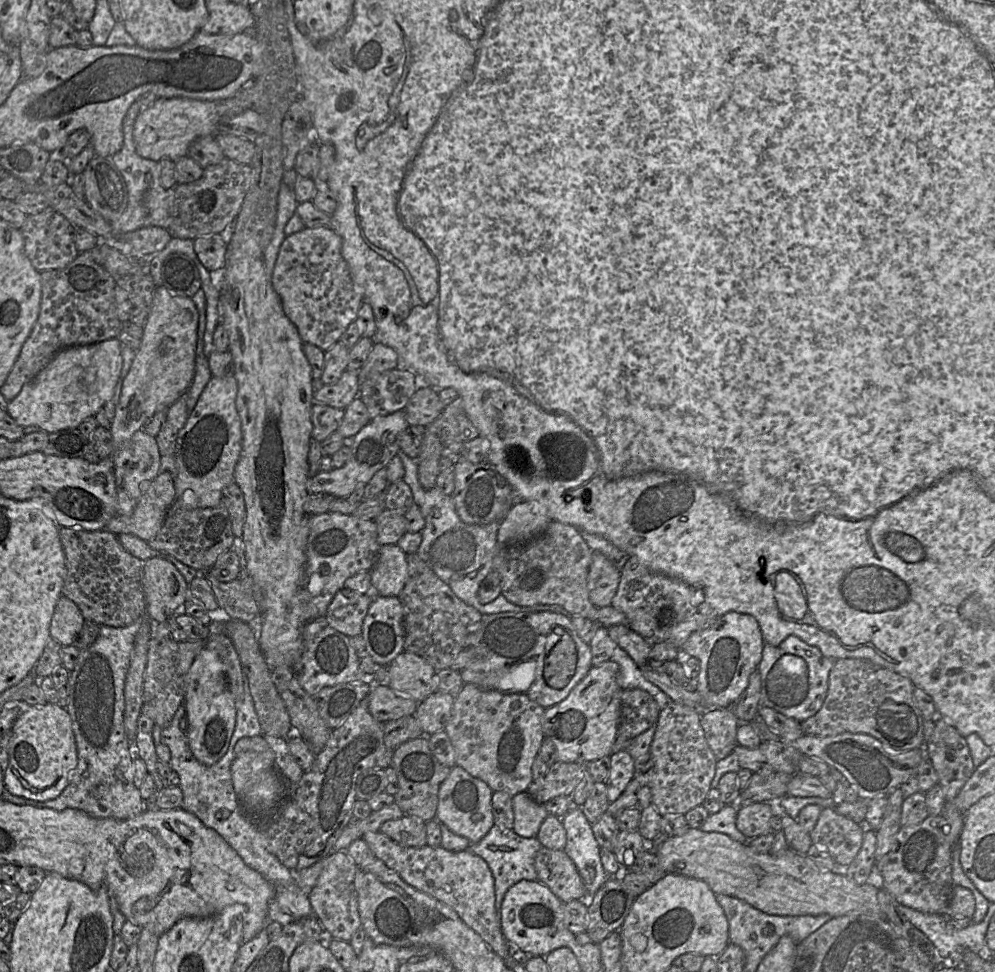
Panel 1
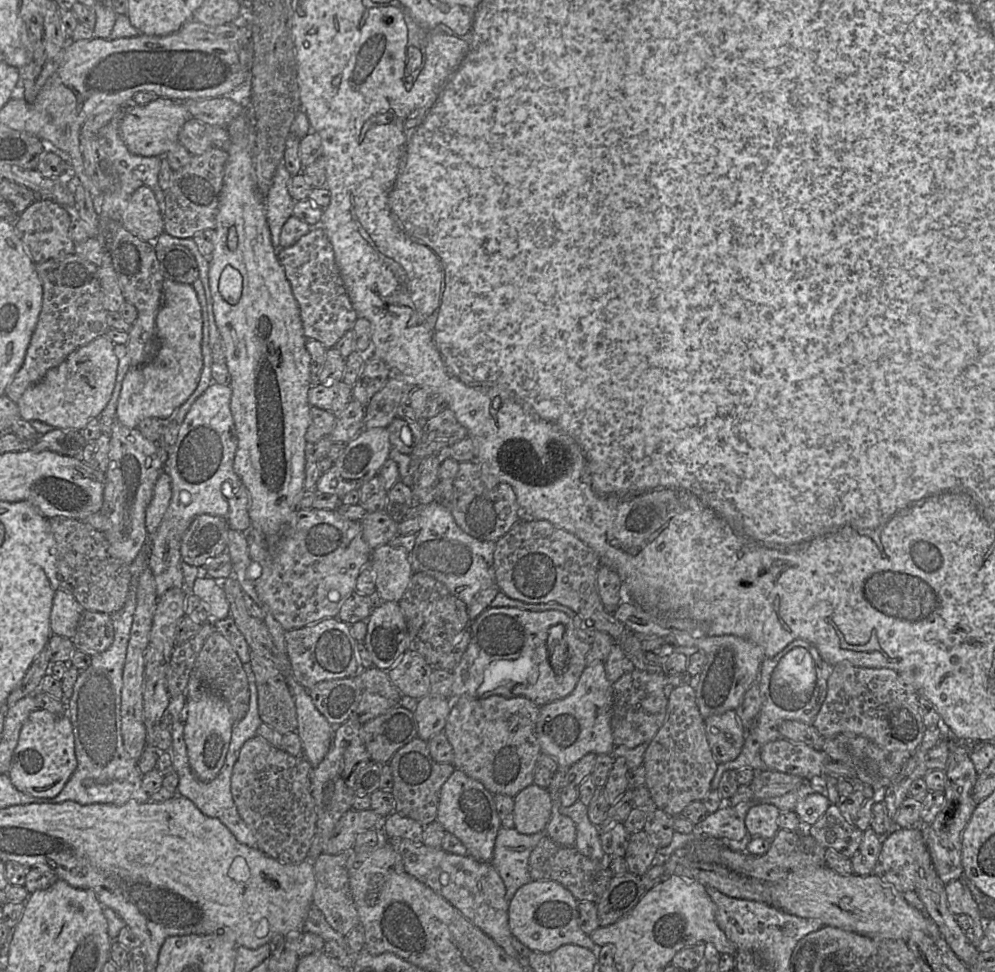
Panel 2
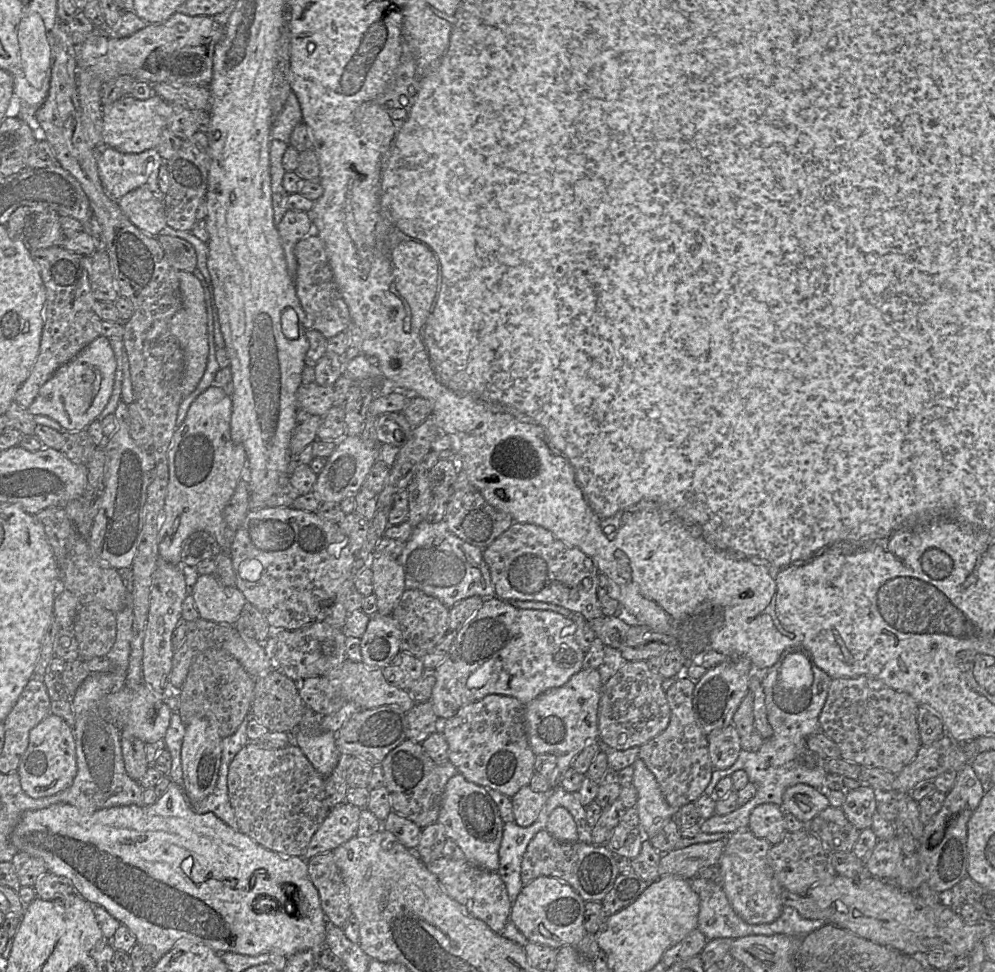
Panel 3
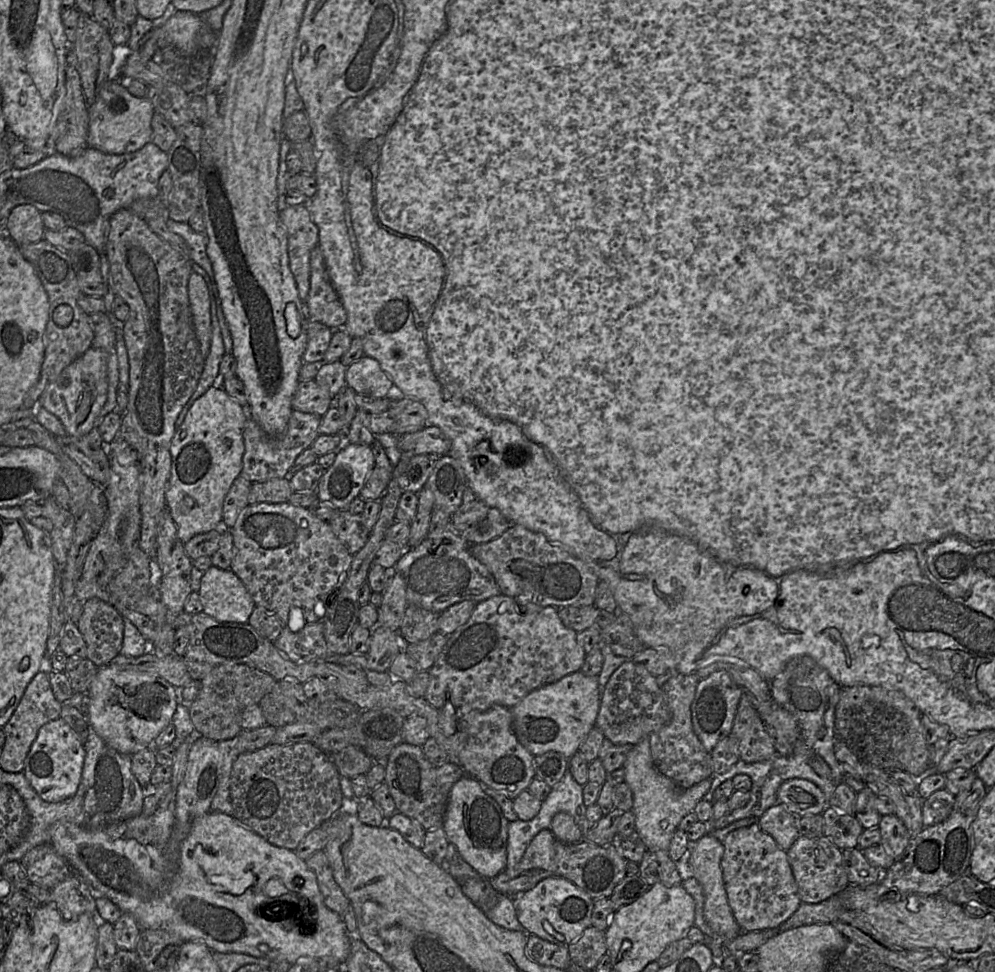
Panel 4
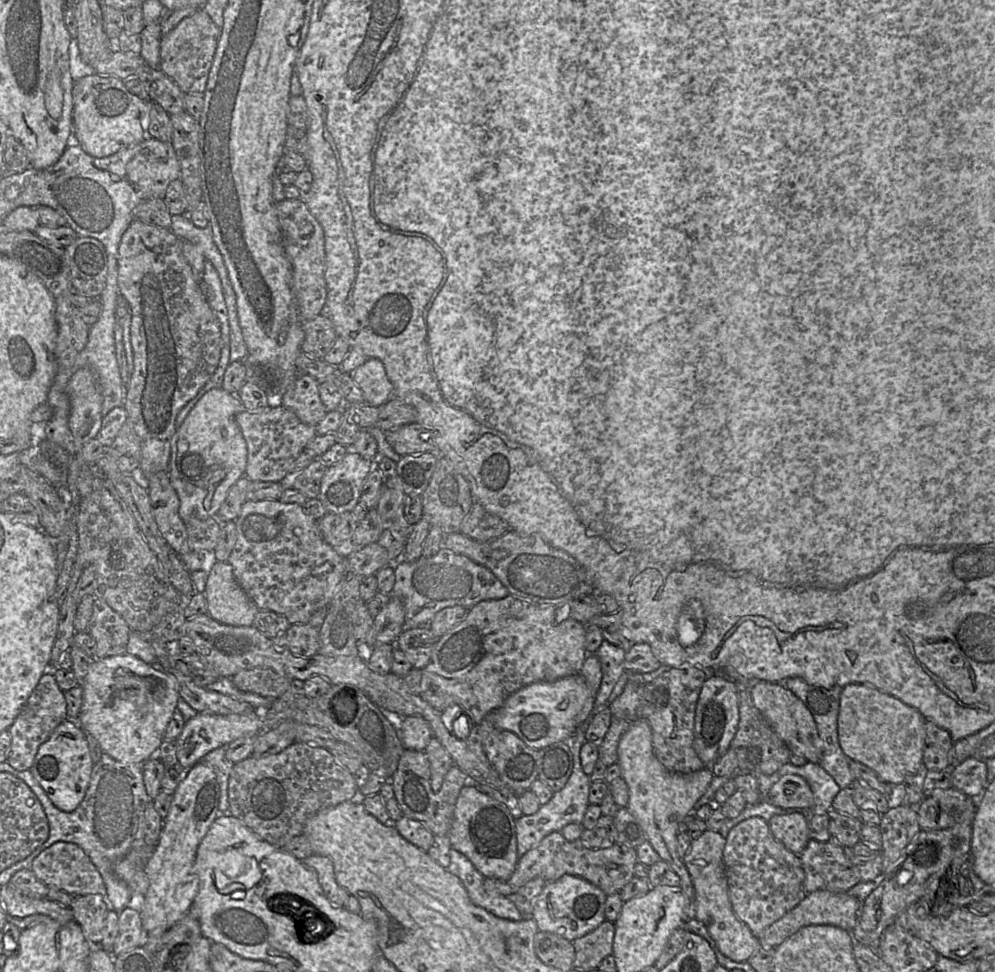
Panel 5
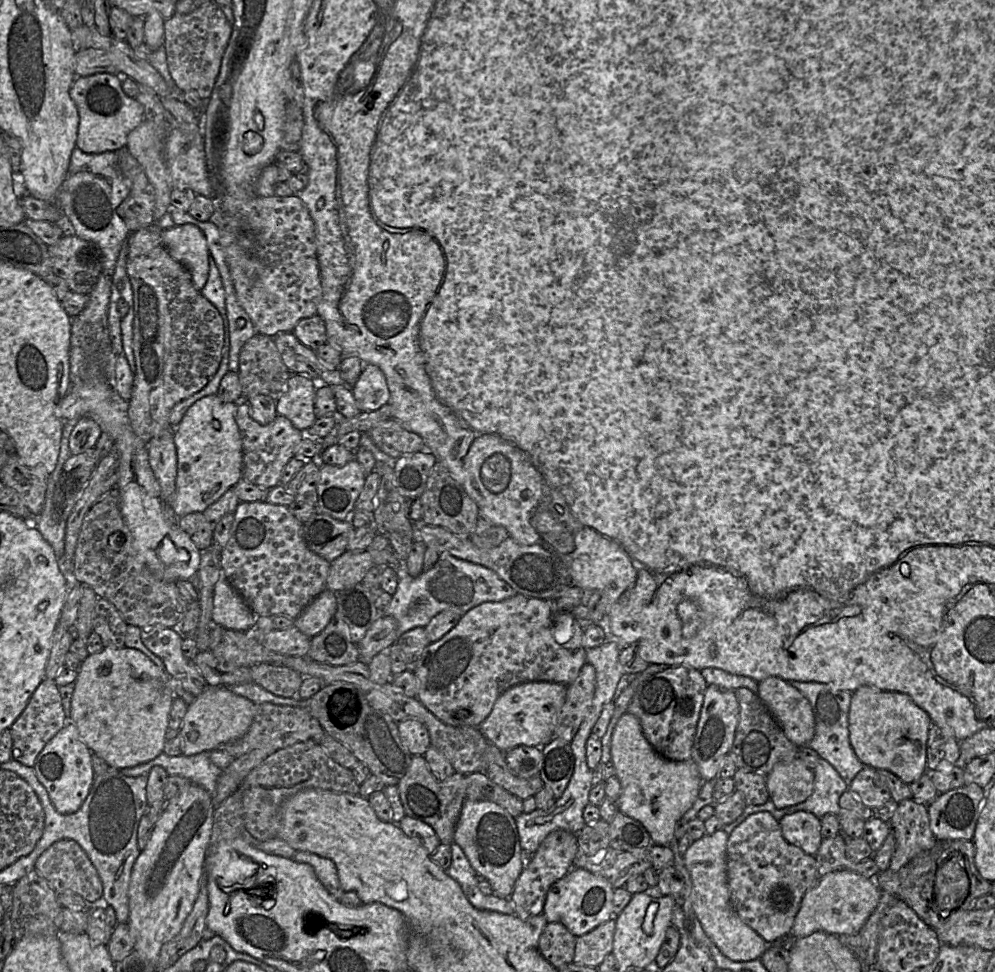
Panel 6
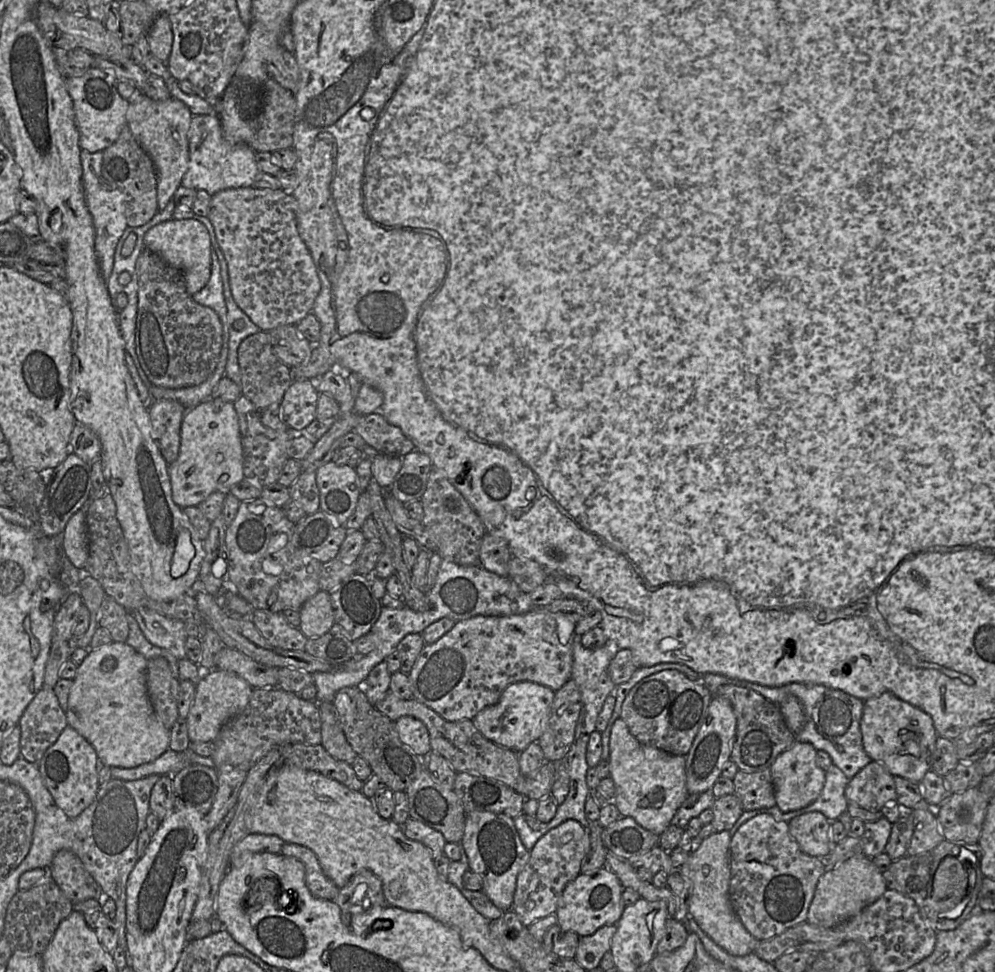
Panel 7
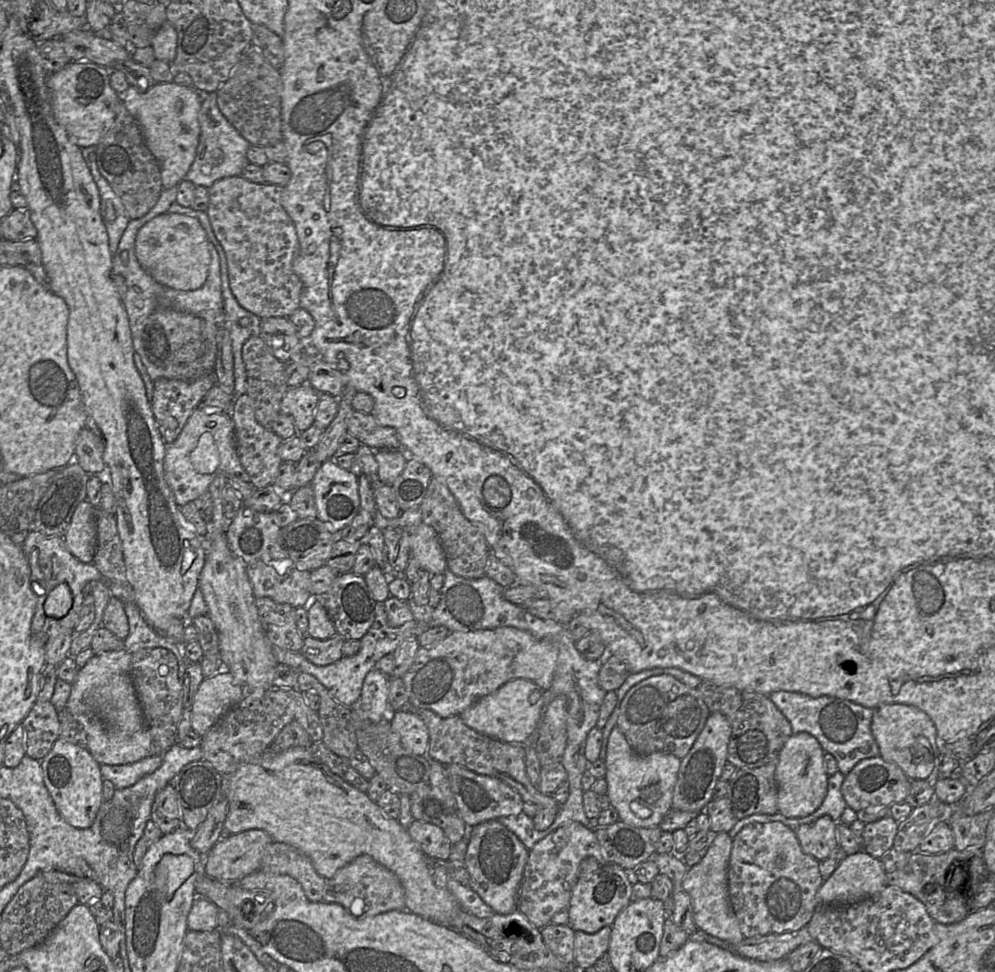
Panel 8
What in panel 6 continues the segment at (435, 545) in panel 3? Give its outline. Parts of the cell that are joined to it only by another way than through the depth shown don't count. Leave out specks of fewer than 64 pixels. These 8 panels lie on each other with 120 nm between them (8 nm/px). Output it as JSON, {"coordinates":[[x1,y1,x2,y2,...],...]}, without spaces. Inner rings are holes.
{"coordinates":[[448,553,439,554,434,566,416,577,400,569,398,585,391,601,380,615,391,616,396,620,397,639,415,627,425,627,430,620,443,611,451,611,460,616,484,602,499,602,517,593,493,570,456,558]]}

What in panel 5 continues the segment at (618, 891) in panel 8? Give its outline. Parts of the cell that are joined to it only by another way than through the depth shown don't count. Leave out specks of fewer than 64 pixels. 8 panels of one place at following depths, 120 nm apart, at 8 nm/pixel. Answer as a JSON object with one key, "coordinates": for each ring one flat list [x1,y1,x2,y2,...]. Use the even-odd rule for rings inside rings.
{"coordinates":[[565,874,559,879,547,882,534,899,531,917,539,931,559,934,569,941,582,937,597,928,605,919,607,895,587,880]]}

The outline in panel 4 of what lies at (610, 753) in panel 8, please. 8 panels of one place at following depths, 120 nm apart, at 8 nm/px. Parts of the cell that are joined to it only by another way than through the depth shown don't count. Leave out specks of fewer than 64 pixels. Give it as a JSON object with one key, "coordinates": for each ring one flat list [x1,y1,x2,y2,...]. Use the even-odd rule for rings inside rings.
{"coordinates":[[650,737,643,738,628,753,623,764,625,781,633,793,632,811,636,817,636,831,647,850,668,851,674,832,682,818,695,809,711,787,713,776,702,780,690,788,682,789,655,767,651,751]]}

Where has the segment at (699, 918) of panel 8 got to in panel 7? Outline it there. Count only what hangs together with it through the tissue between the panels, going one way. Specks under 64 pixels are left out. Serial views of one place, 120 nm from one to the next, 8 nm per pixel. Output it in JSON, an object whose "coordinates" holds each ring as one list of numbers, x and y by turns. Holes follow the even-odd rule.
{"coordinates":[[729,831,715,832,699,844,695,844,688,859,677,870,689,889,689,915,700,929,719,947,733,956,745,956,754,952,758,941,743,926,729,900]]}

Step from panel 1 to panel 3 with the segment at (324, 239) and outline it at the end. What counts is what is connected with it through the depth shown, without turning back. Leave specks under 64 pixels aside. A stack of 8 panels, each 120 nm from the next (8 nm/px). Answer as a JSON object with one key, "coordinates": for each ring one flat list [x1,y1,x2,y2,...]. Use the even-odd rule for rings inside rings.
{"coordinates":[[316,233,307,235,297,243,295,255,297,259,295,286,298,299,306,314,305,330,316,330,327,340,349,331,352,327,350,309,335,280,323,240]]}

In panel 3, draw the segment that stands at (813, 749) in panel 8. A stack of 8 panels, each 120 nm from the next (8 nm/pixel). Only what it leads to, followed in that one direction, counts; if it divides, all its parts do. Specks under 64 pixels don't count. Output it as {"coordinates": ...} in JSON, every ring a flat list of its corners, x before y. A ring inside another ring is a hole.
{"coordinates":[[803,783,787,788,781,805,785,813,802,821,812,821,829,806,829,800,821,790]]}

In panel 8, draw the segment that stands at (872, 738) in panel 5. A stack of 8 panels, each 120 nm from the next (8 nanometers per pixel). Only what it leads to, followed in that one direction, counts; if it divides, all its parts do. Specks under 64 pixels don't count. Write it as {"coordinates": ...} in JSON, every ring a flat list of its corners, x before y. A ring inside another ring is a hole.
{"coordinates":[[883,704,874,709,871,731,884,760,895,763,911,780,931,780,936,775,940,740,932,719,921,709,908,704]]}

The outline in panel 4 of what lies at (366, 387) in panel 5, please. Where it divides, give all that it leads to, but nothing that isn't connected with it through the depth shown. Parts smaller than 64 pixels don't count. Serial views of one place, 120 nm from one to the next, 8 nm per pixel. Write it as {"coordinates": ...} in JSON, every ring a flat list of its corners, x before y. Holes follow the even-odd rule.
{"coordinates":[[362,356,346,369,346,387,356,394,365,394,376,398,390,397,394,384,383,371,378,361]]}

